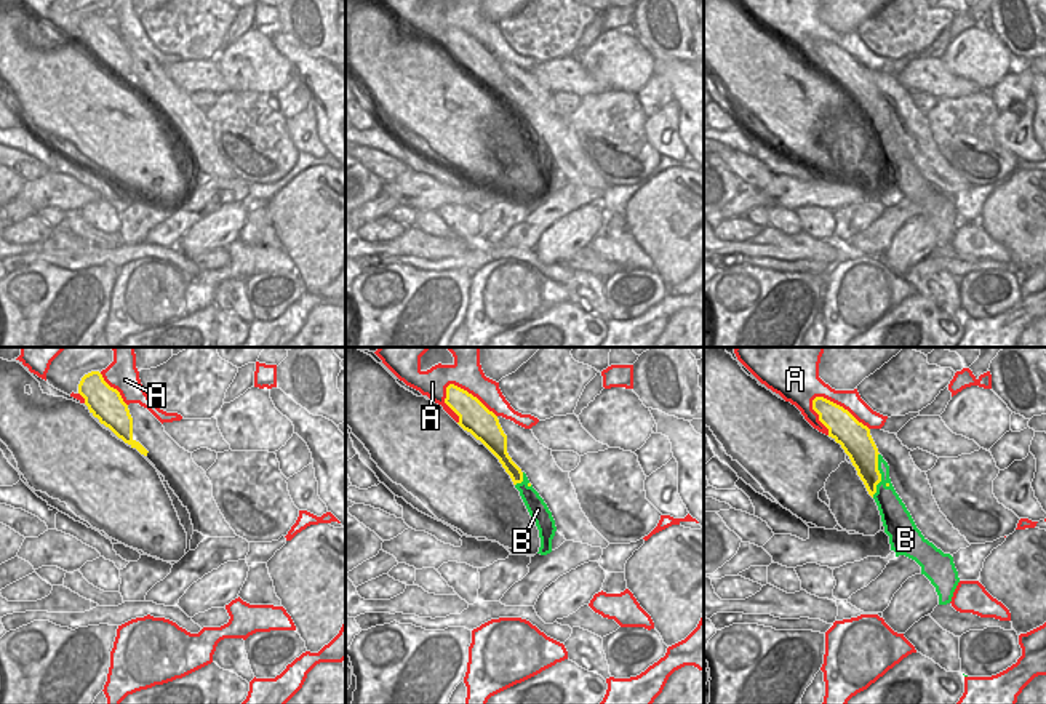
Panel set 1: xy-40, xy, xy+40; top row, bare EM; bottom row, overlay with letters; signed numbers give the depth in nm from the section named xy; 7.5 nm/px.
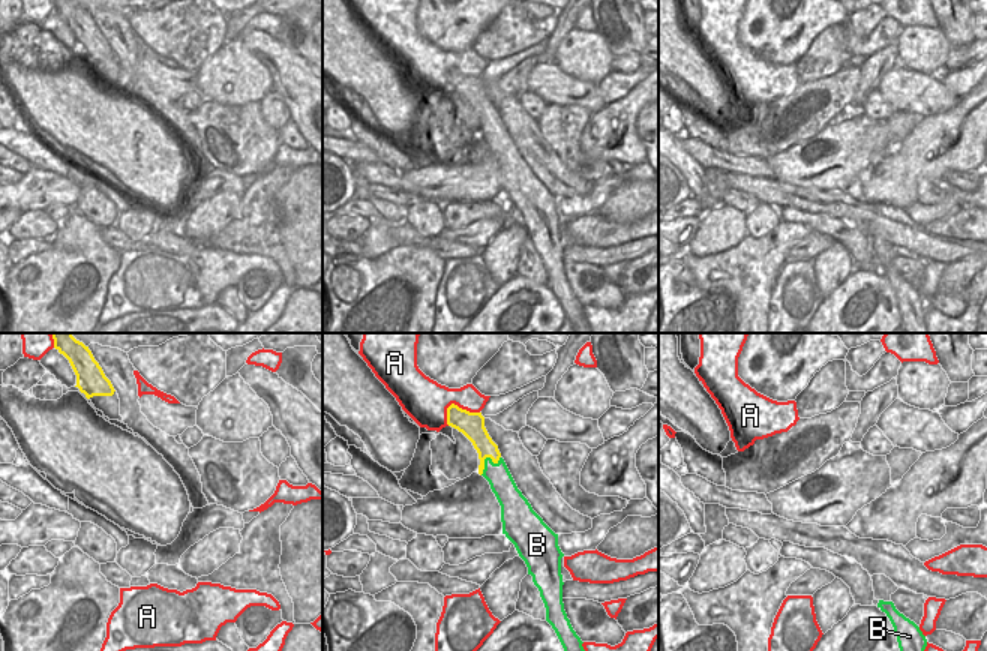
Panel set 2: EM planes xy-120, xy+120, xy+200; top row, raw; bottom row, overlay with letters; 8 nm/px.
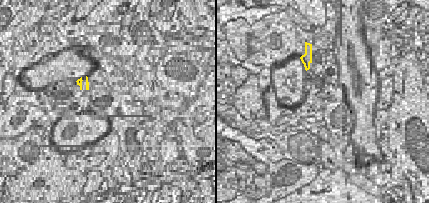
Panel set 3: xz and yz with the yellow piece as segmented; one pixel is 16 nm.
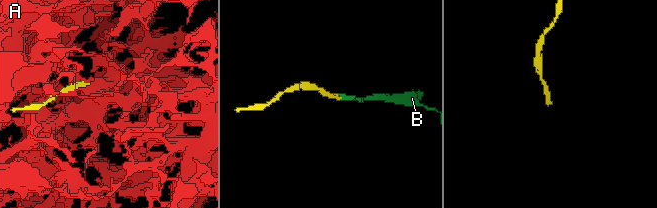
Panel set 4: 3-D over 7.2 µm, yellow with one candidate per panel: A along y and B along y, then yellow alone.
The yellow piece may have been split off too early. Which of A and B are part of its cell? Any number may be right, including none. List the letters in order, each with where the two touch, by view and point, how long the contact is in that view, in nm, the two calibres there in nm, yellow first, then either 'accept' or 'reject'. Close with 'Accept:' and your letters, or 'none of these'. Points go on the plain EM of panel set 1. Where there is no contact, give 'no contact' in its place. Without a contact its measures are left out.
A: meets yellow in xy+40 at (838, 47); contact 500 nm long; 220 nm thick on the yellow side, 180 nm on the other; reject
B: meets yellow in xy+40 at (880, 117); contact 340 nm long; 220 nm thick on the yellow side, 190 nm on the other; accept
Accept: B

